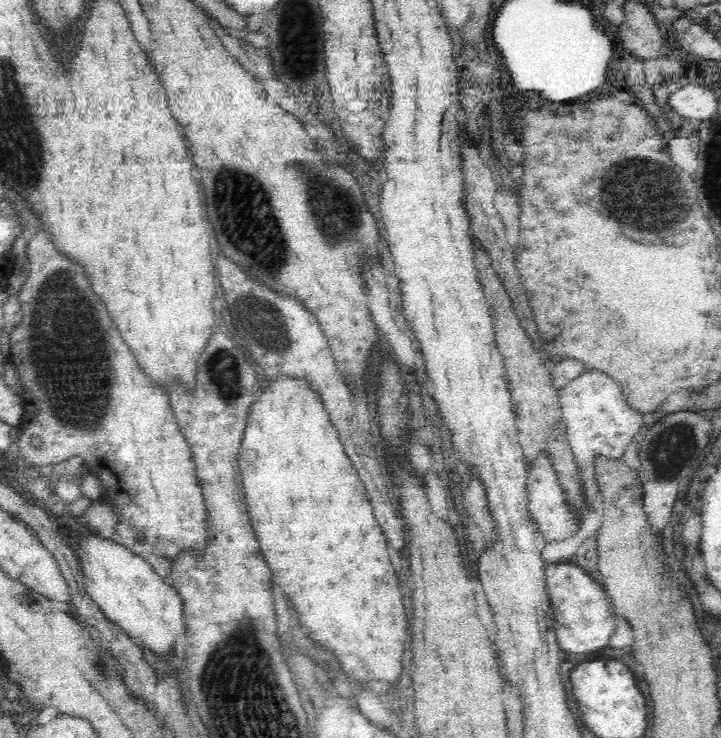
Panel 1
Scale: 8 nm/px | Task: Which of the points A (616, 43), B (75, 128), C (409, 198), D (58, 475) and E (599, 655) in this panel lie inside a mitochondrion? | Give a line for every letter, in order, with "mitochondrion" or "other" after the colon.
A: other
B: other
C: other
D: other
E: other

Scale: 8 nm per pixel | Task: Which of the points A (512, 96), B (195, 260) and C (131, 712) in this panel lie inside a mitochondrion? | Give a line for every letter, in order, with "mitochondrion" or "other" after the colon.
A: other
B: other
C: mitochondrion

